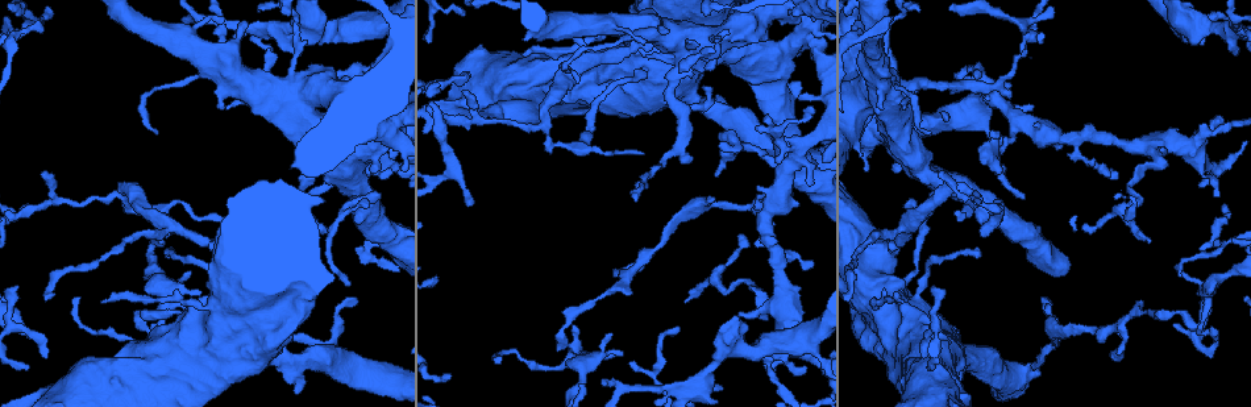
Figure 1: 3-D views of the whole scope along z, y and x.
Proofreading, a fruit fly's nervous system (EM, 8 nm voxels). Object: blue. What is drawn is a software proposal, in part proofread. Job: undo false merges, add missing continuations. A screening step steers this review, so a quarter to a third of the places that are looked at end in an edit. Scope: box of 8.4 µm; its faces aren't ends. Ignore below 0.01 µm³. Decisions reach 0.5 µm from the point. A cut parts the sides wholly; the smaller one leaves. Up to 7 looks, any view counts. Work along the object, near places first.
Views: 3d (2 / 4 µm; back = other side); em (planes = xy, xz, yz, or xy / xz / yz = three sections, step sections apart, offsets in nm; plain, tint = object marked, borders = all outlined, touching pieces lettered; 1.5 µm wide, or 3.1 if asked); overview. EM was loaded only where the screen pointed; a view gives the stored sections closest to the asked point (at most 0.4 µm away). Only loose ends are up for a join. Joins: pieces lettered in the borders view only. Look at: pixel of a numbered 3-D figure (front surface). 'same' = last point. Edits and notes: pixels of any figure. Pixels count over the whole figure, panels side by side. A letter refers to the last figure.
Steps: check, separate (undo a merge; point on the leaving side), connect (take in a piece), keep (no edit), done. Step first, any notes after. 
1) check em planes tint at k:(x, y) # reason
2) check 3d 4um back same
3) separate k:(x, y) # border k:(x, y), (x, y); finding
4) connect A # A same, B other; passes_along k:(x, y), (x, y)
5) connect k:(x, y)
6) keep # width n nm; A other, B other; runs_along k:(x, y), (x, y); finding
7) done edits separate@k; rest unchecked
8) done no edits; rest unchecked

check 3d 2um at 1:(45, 174) # branch stops here

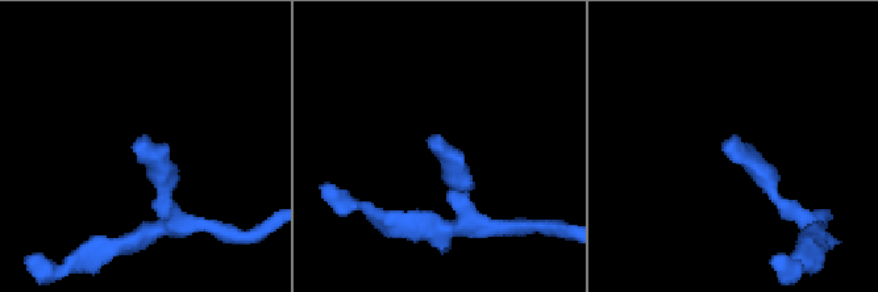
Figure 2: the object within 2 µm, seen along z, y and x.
check em yz step 8 tint at 2:(723, 142)

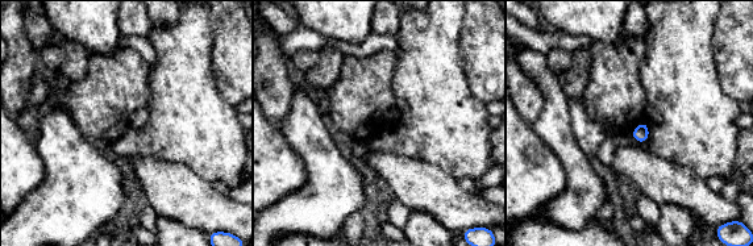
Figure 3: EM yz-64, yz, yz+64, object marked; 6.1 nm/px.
check em planes borders same

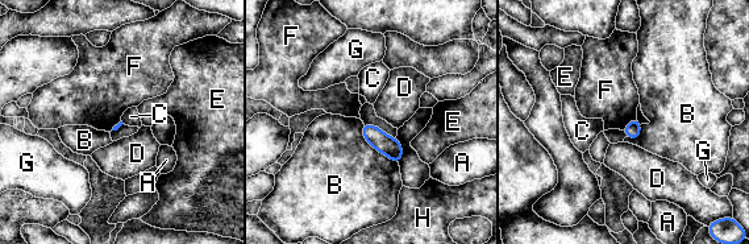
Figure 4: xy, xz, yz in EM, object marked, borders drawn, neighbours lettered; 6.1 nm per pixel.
keep # A other, B other, C other, D other, E other, F other, G other, H other; border 4:(636, 116), (621, 129); none of them fits

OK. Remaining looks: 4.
check 3d 2um at 1:(935, 288) # free end

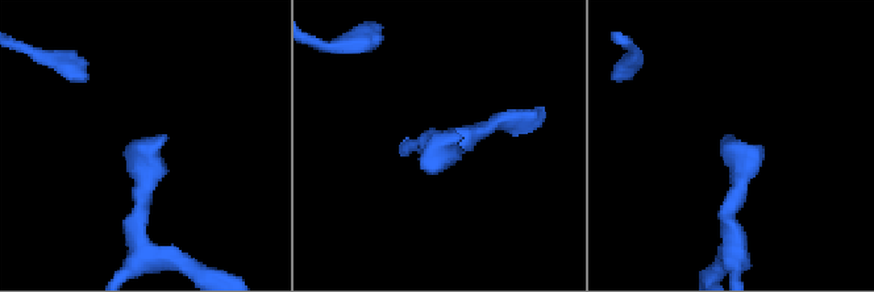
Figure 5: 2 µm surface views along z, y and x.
check em xy step 4 tint at 5:(456, 141)

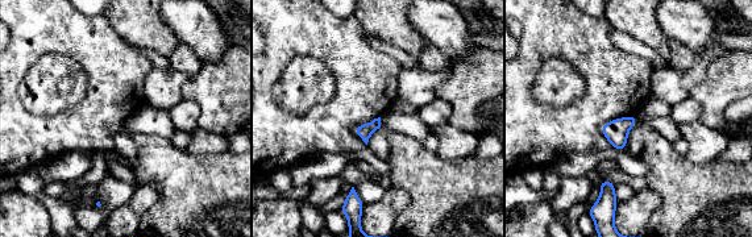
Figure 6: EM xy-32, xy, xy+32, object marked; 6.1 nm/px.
check em planes borders same

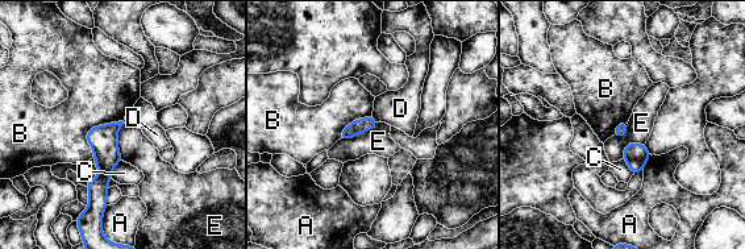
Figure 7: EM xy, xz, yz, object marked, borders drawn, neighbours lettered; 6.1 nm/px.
keep # longest_contact B 300 nm; A other, B other, C other, D other, E other; runs_along 7:(117, 125), (105, 137), (100, 203); no lettered piece goes on from it

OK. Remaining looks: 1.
done no edits; rest unchecked

